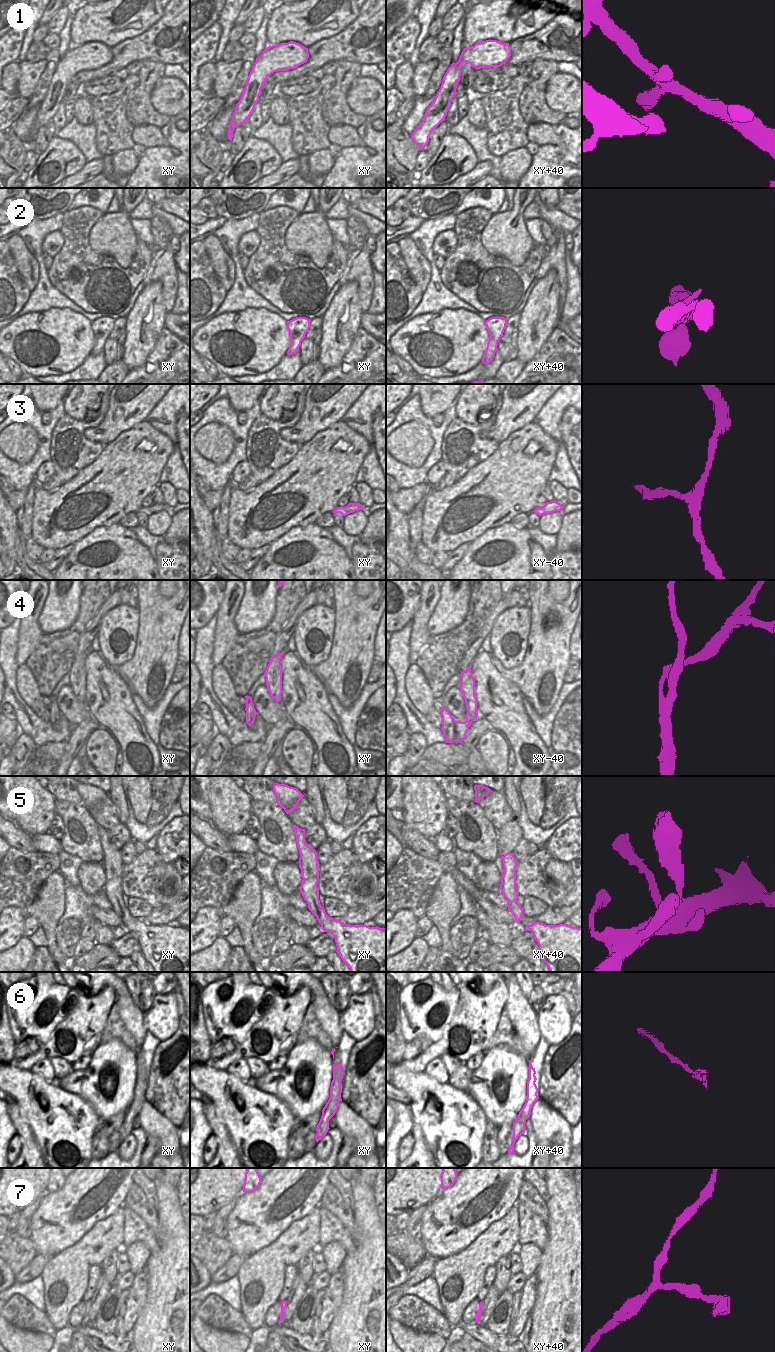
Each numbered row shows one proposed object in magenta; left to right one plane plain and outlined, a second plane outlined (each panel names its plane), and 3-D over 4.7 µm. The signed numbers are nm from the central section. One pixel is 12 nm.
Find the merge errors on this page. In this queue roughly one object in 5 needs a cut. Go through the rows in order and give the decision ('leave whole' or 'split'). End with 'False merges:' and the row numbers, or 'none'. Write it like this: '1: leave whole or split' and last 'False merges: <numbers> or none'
1: leave whole
2: leave whole
3: leave whole
4: split
5: split
6: leave whole
7: leave whole
False merges: 4, 5

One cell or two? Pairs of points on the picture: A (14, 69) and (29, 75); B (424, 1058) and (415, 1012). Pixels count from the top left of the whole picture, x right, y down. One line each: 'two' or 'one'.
A: two
B: two

